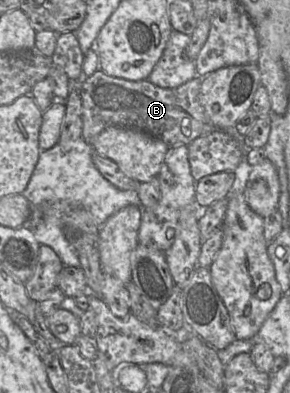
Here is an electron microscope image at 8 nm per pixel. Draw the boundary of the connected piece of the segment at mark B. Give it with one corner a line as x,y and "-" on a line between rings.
99,69
93,75
84,77
82,83
82,138
92,145
103,130
121,127
143,131
169,147
188,146
196,138
219,130
201,104
200,87
199,77
176,88
162,88
147,79
129,81
109,76

